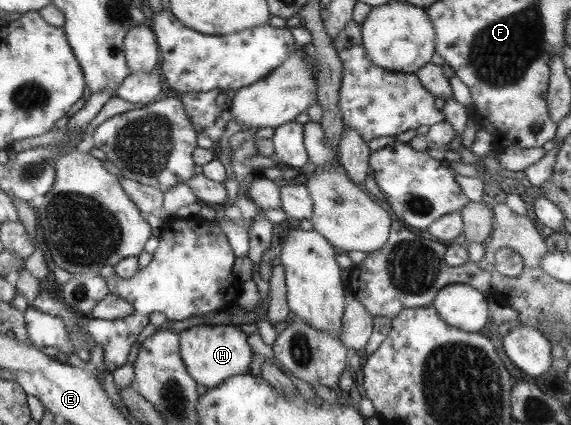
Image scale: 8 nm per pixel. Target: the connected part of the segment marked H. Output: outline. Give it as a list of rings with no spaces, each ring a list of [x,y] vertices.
[[[232,324],[192,326],[179,332],[179,354],[188,375],[196,384],[203,385],[209,390],[230,376],[249,372],[248,365],[253,353],[246,342],[246,336]]]

